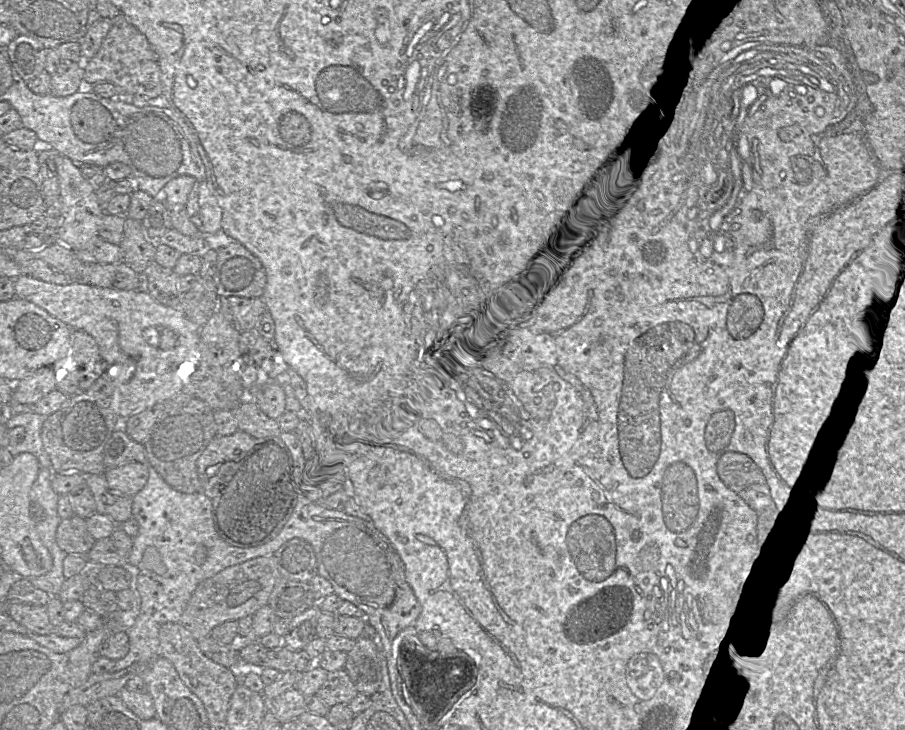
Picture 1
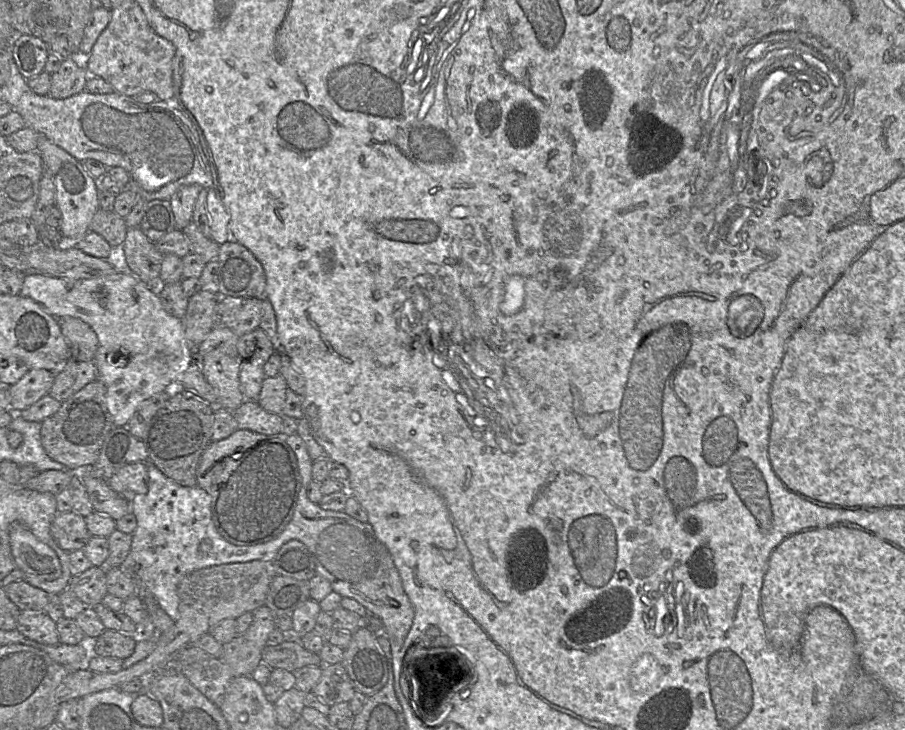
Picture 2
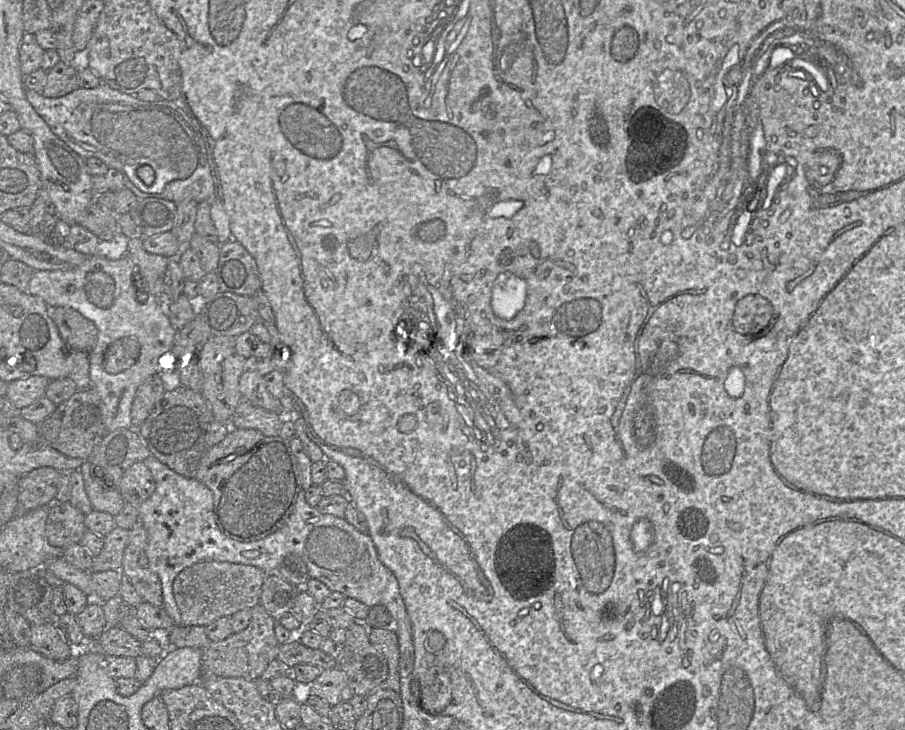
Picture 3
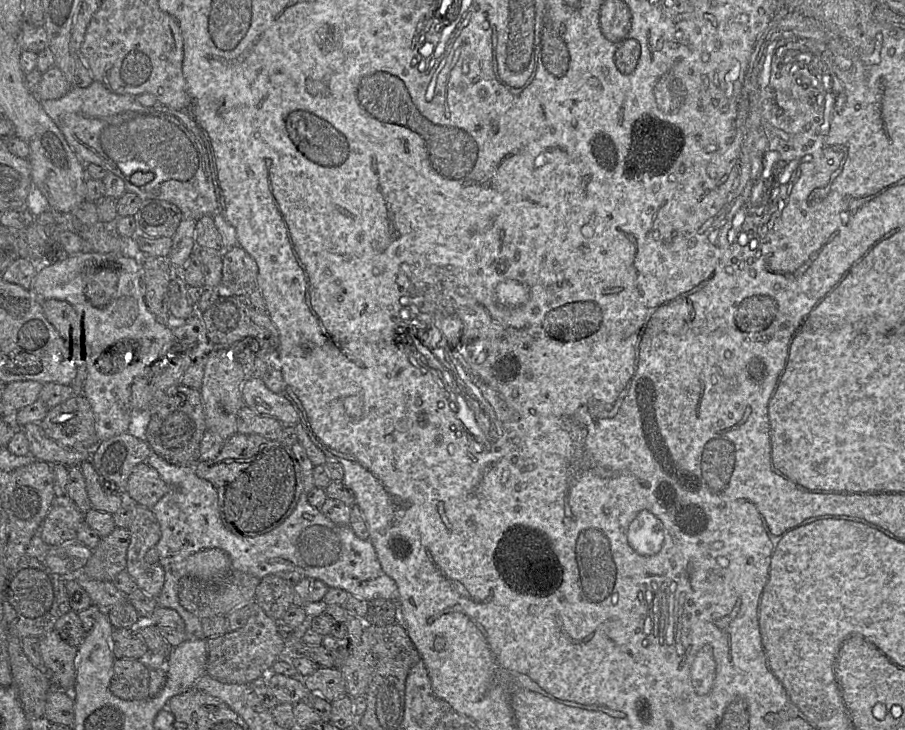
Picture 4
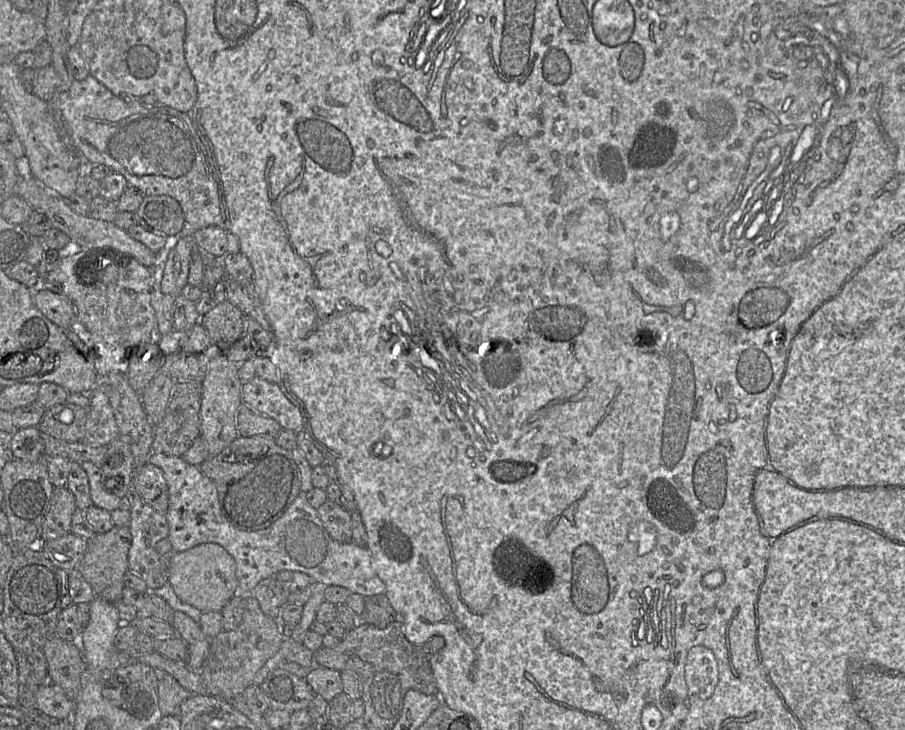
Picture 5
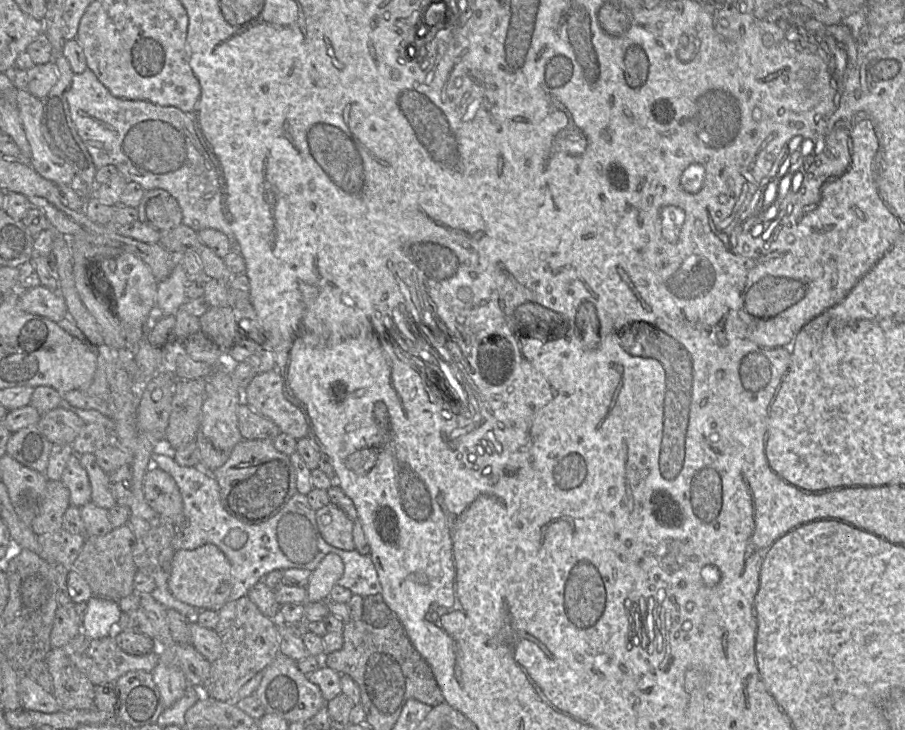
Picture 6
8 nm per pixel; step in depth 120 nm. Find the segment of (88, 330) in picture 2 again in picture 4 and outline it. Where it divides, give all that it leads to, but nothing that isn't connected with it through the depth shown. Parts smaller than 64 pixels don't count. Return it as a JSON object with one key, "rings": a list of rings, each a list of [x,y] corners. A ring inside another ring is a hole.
{"rings":[[[50,299],[42,301],[42,308],[47,320],[64,340],[70,344],[82,344],[82,321],[72,305],[66,301]]]}

